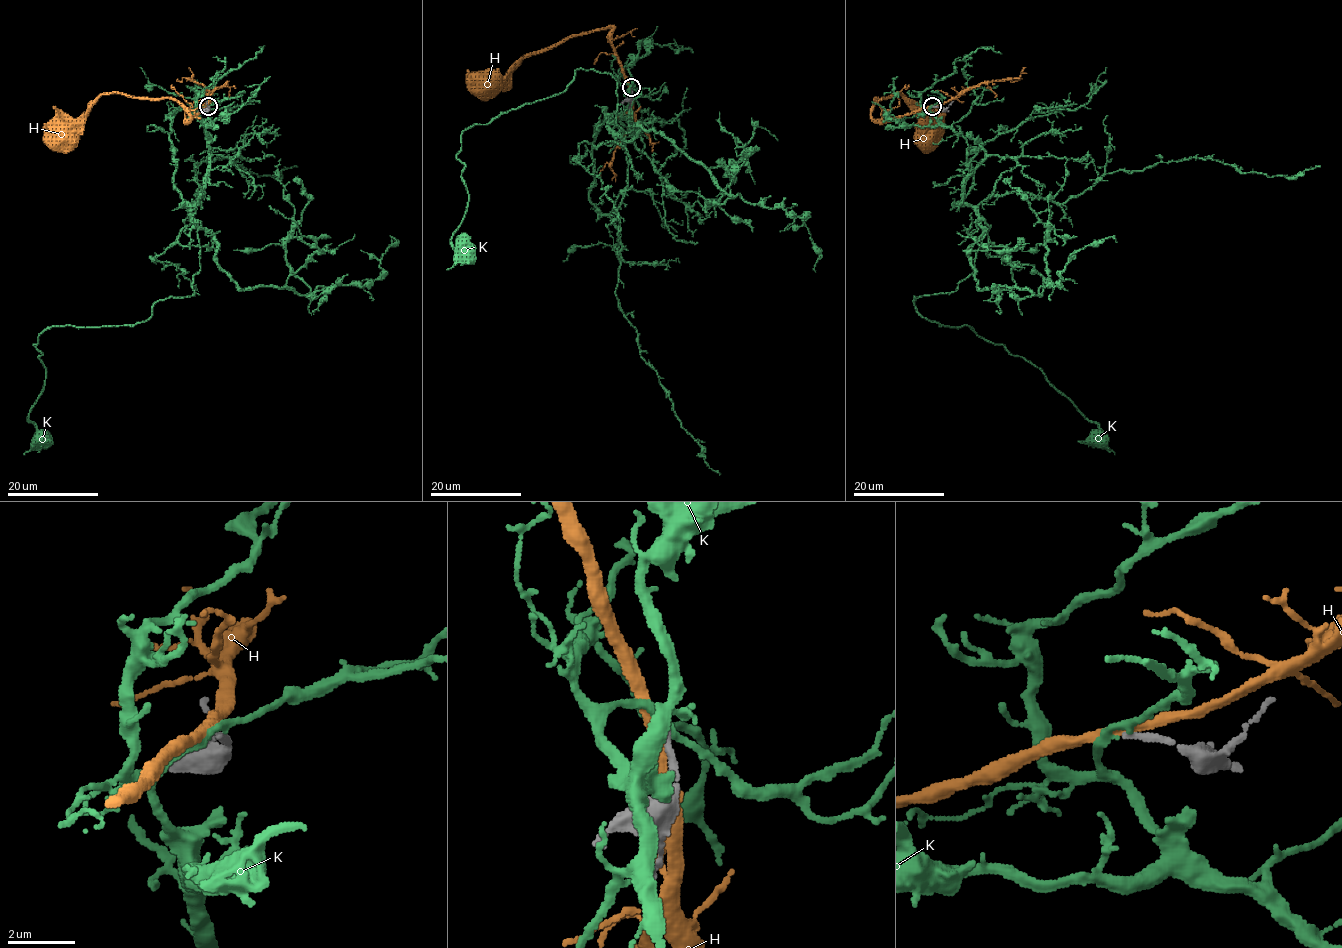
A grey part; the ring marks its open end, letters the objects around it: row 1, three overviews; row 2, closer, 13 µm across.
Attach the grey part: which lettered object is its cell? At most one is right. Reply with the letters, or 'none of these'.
none of these

